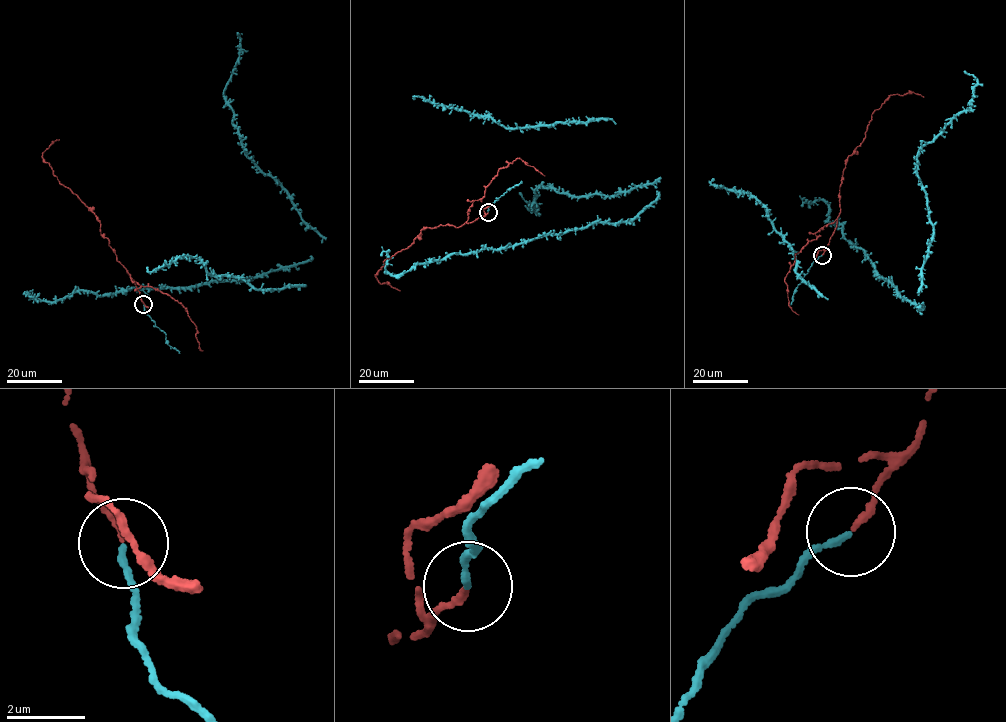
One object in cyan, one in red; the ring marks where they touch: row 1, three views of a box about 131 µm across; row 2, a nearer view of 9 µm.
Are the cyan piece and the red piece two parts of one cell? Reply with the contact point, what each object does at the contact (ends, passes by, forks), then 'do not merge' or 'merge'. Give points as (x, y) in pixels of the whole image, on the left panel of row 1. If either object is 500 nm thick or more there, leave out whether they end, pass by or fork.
at (143, 304); cyan ends there; red ends there; merge

